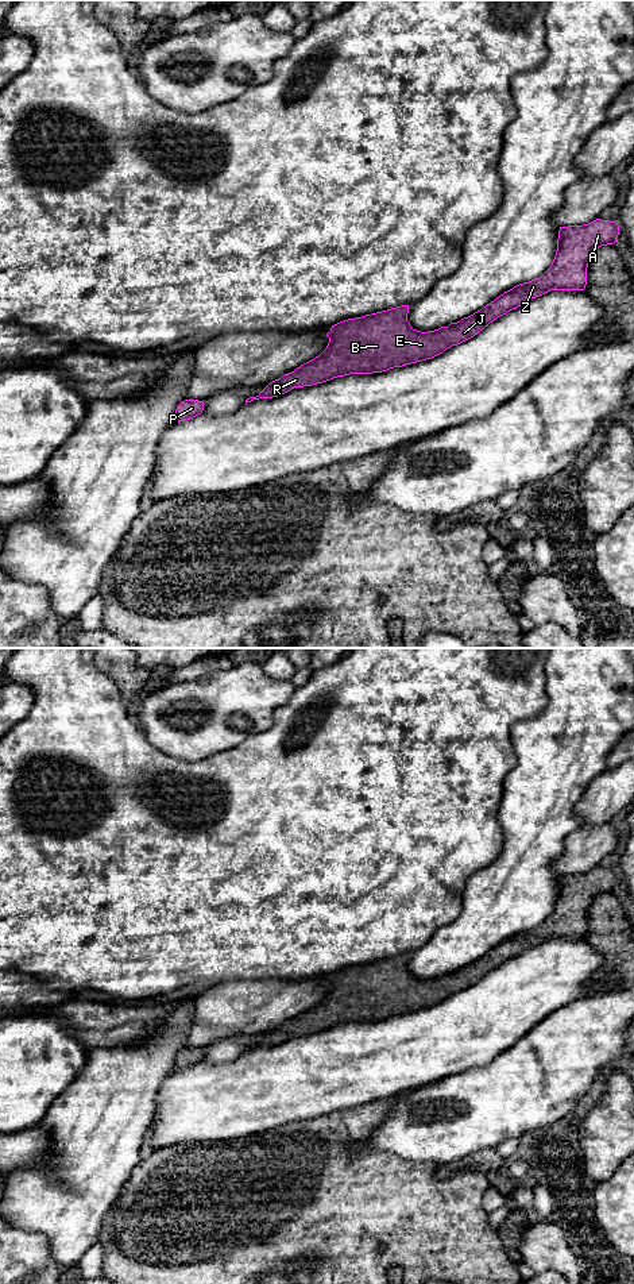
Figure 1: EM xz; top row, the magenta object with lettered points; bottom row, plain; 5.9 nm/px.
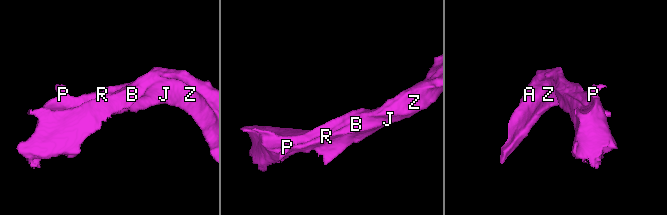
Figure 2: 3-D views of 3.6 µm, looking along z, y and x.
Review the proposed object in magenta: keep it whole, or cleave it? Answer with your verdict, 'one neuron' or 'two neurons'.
one neuron

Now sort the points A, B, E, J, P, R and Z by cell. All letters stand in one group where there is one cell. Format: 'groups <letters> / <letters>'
groups A B E J P R Z

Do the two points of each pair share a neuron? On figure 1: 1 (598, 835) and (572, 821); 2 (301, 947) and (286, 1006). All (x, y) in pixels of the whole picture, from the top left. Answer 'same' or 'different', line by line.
1: different
2: different

